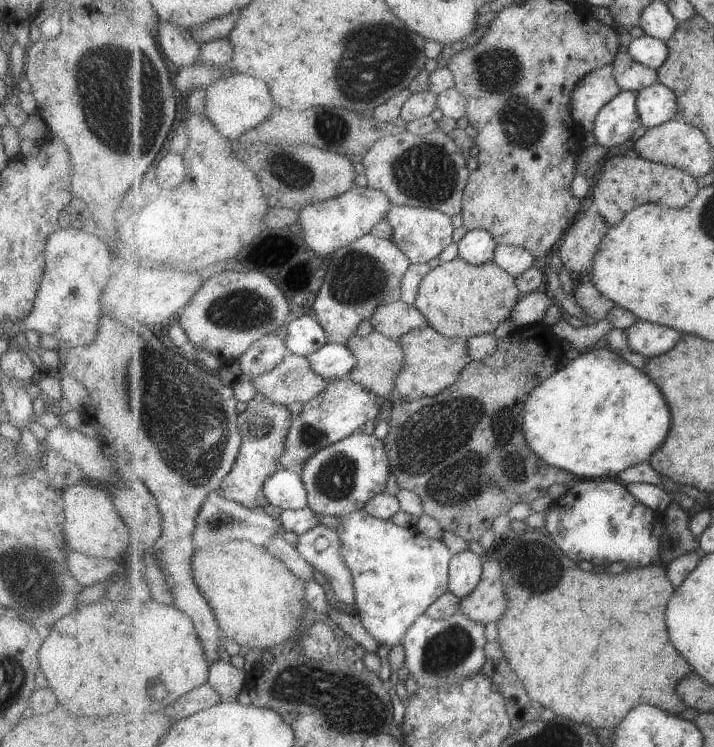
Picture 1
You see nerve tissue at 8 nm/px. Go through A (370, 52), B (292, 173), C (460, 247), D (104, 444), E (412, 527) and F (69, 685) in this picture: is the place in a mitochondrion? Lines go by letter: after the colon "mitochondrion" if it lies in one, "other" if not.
A: mitochondrion
B: mitochondrion
C: other
D: other
E: other
F: other

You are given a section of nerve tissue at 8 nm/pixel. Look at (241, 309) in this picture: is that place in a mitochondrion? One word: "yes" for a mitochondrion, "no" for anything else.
yes

